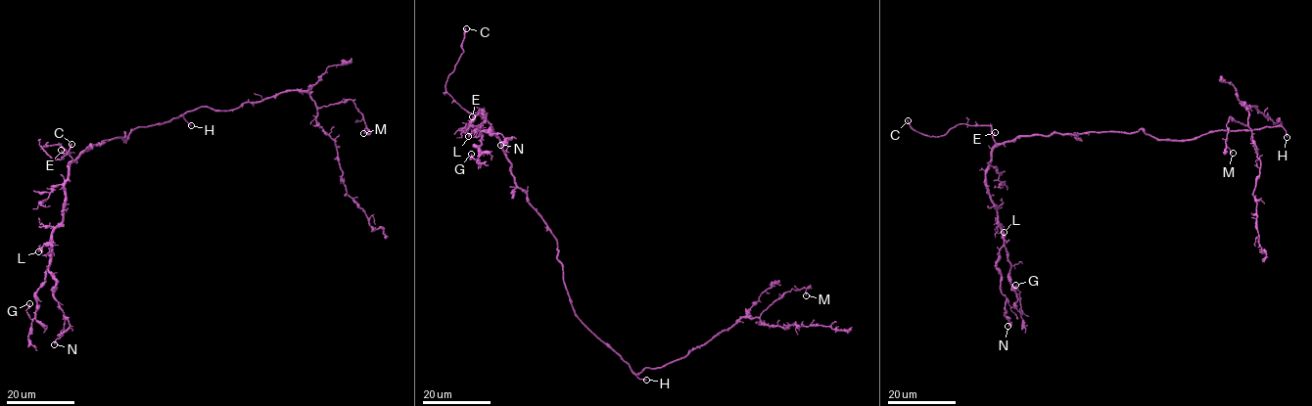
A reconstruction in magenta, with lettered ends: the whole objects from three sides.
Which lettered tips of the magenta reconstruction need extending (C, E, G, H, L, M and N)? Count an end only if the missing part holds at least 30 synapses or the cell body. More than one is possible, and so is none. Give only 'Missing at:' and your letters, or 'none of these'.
Missing at: C, H

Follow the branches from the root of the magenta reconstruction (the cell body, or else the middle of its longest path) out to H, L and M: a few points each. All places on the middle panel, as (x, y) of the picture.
H: (570, 298), (576, 315), (607, 343), (638, 378), (646, 380)
L: (570, 298), (555, 237), (516, 184), (510, 161), (480, 112), (483, 111), (486, 118), (468, 136)
M: (570, 298), (576, 315), (636, 374), (683, 358), (741, 318), (759, 317), (792, 289), (805, 288), (806, 295)

